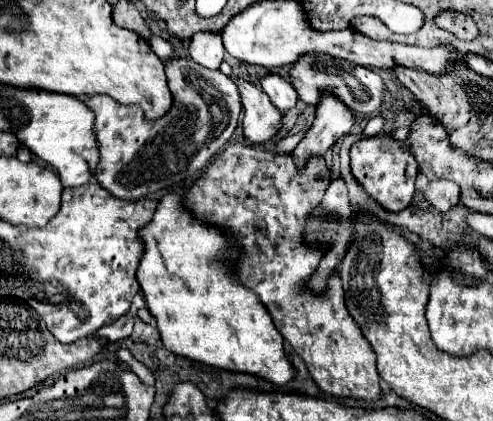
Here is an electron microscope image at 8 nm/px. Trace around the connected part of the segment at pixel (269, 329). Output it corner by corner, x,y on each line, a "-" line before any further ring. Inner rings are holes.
168,193
162,197
152,221
140,231
140,237
146,243
146,251
136,277
144,291
146,307
154,315
162,343
168,351
216,369
256,375
274,385
286,385
296,377
296,369
290,365
282,347
284,339
276,331
270,313
266,311
266,307
262,307
254,291
242,287
236,281
234,269
228,269
234,267
228,265
228,261
234,261
236,257
230,257
230,251
226,251
226,235
222,235
216,227
194,219
182,207
180,197

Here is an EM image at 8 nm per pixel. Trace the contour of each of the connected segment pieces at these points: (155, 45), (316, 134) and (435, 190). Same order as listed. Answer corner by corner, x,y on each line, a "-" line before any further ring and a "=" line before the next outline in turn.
154,36
148,42
151,49
162,61
169,60
172,57
174,48
168,41
159,36
=
322,91
314,113
314,123
308,129
304,141
300,141
294,149
292,157
298,165
302,165
308,157
326,153
332,143
336,143
352,129
354,121
356,115
352,113
352,109
344,107
344,103
340,103
340,99
336,99
332,93
=
436,179
436,181
432,181
432,183
422,191
426,203
428,203
430,207
436,207
436,209
442,211
442,213
450,211
450,207
454,207
454,205
460,203
458,193
460,193
460,191
458,191
458,185
452,183
452,181
448,181
448,179

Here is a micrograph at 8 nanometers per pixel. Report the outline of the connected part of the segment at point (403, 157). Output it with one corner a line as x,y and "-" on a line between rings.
376,135
368,139
360,139
350,149
350,167
354,179
362,185
362,189
386,211
402,211
410,205
414,195
414,181
418,173
418,163
408,147
400,141
394,141
388,135

